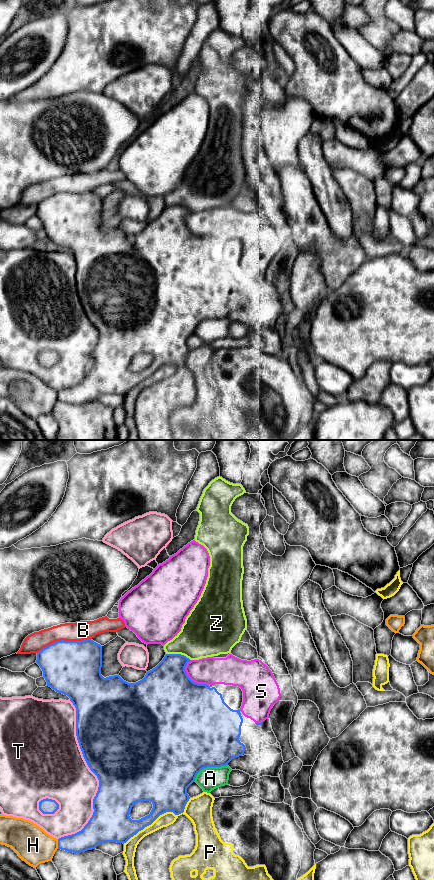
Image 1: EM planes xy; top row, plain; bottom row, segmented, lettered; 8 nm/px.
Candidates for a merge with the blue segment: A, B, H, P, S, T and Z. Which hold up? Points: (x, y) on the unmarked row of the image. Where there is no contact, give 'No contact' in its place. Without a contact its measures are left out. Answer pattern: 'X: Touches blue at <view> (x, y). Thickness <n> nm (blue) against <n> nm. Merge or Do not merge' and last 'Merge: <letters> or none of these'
A: Touches blue at xy (209, 318). Thickness 500 nm (blue) against 190 nm. Do not merge
B: Touches blue at xy (63, 192). Thickness 440 nm (blue) against 160 nm. Do not merge
H: Touches blue at xy (58, 396). Thickness 180 nm (blue) against 300 nm. Do not merge
P: Touches blue at xy (159, 367). Thickness 360 nm (blue) against 110 nm. Do not merge
S: Touches blue at xy (190, 231). Thickness 500 nm (blue) against 220 nm. Do not merge
T: Touches blue at xy (96, 327). Thickness 500 nm (blue) against 400 nm. Do not merge
Z: Touches blue at xy (178, 206). Thickness 340 nm (blue) against 360 nm. Do not merge
Merge: none of these

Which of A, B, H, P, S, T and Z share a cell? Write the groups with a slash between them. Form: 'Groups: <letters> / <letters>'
Groups: A / B / H / P / S / T / Z

